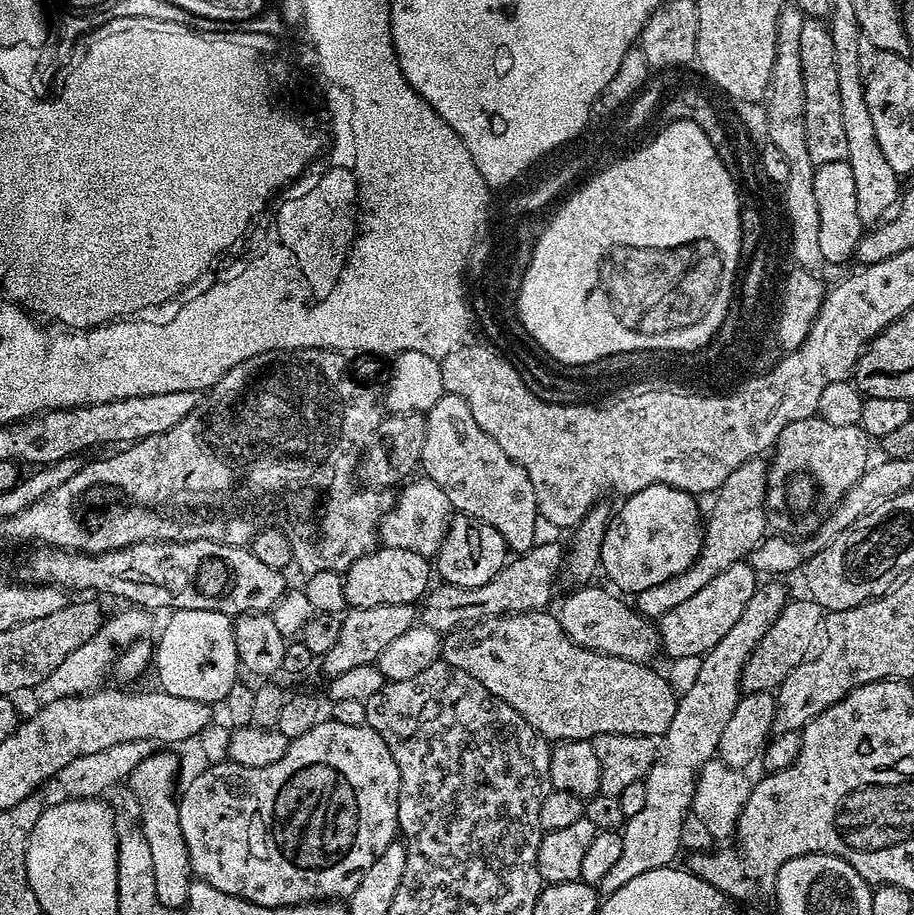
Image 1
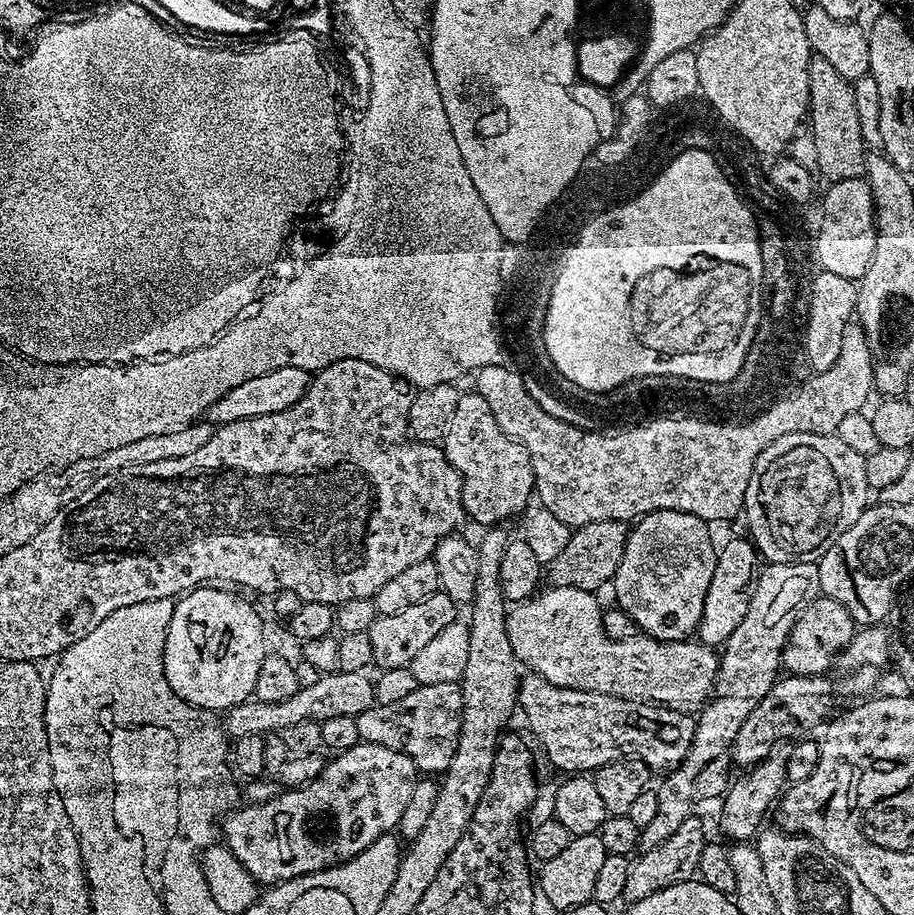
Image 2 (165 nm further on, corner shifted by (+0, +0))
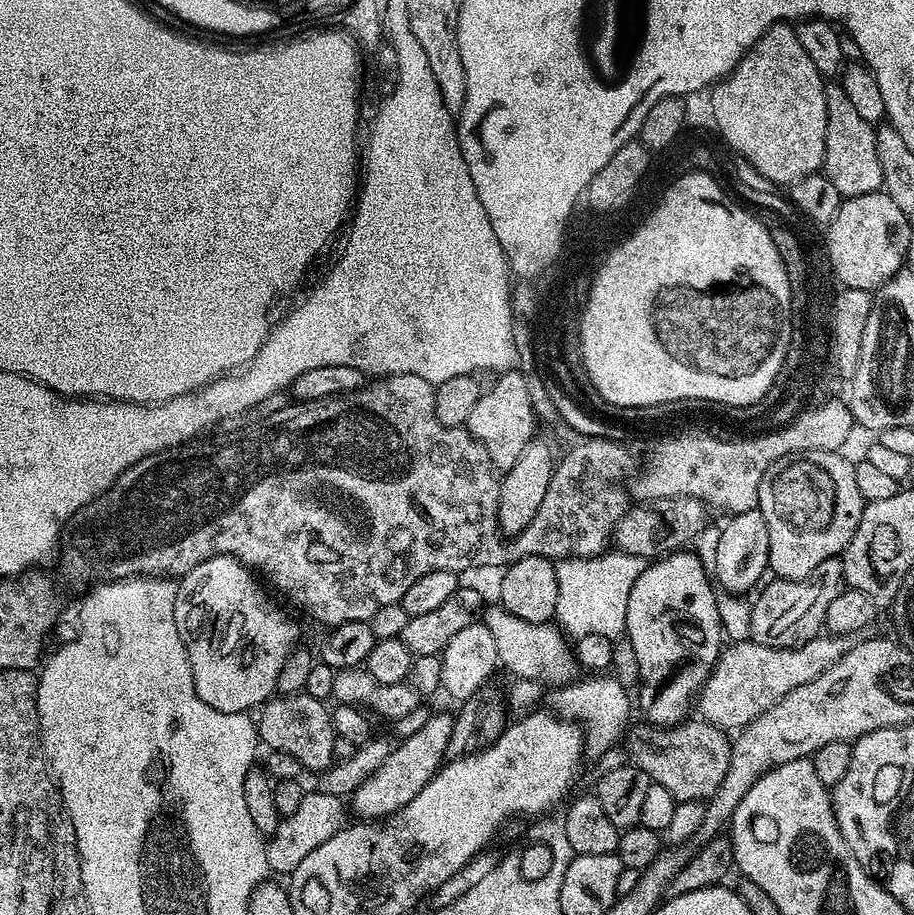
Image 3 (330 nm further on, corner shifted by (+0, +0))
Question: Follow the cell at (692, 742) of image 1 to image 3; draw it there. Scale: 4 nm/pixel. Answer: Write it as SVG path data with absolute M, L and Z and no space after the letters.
M839 559L822 562L822 566L818 566L804 580L769 579L759 589L760 597L752 604L750 639L756 644L775 648L797 648L810 642L821 635L828 618L830 602L838 598L844 587L844 570Z

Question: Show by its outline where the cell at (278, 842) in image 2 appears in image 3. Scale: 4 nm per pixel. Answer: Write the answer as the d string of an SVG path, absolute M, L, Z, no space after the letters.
M451 711L429 715L428 721L414 730L414 734L403 737L399 741L401 744L389 751L384 764L356 787L350 797L351 811L353 808L360 818L387 818L398 809L405 808L418 790L422 790L422 786L426 786L426 782L433 780L440 771L445 761L446 742L450 742L452 717Z

